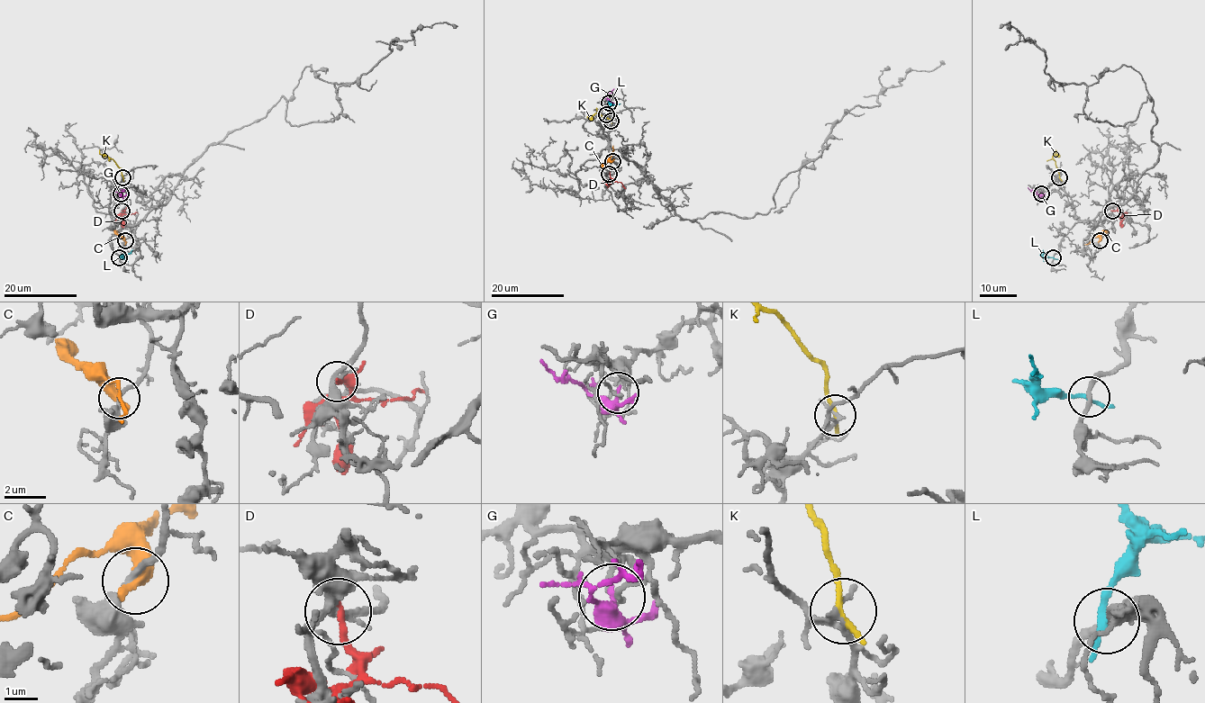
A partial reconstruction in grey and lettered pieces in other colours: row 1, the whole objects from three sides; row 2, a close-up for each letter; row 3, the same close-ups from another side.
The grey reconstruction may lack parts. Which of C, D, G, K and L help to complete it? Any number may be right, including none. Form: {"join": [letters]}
{"join": []}

